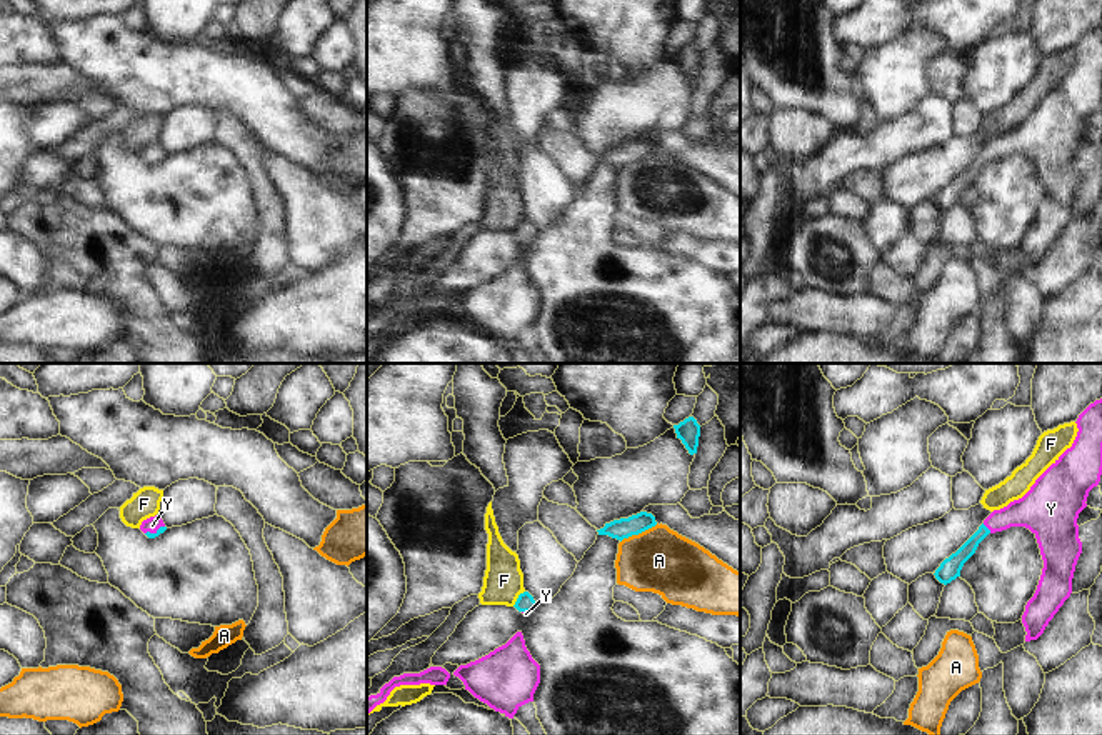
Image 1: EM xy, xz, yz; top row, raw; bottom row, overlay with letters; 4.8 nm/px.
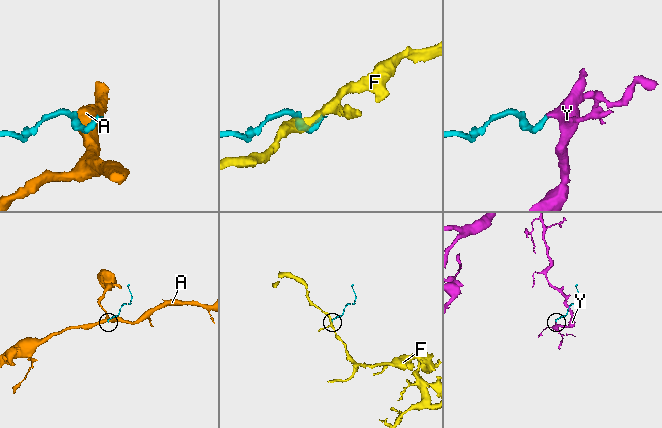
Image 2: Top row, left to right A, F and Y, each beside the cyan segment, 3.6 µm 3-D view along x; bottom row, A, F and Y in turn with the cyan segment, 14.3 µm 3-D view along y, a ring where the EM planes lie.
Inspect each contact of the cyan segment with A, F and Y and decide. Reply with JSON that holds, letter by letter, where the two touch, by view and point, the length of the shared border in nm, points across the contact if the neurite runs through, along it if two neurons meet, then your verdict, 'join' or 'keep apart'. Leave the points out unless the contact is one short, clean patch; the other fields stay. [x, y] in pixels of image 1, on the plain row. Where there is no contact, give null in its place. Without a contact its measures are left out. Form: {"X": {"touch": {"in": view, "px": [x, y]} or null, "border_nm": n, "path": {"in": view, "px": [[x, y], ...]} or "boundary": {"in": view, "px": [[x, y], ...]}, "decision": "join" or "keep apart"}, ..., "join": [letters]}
{"A": {"touch": {"in": "xz", "px": [639, 159]}, "border_nm": 200, "decision": "keep apart"}, "F": {"touch": {"in": "xz", "px": [517, 225]}, "border_nm": 100, "boundary": {"in": "xz", "px": [[524, 217], [512, 232]]}, "decision": "keep apart"}, "Y": {"touch": {"in": "yz", "px": [987, 155]}, "border_nm": 60, "path": {"in": "yz", "px": [[952, 192], [987, 155], [1009, 142], [1036, 137]]}, "decision": "join"}, "join": ["Y"]}

